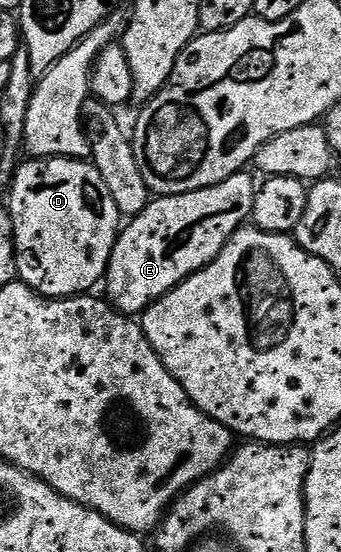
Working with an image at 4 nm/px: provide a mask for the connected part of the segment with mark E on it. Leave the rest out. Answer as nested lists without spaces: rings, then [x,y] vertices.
[[[239,172],[228,176],[215,186],[200,188],[196,192],[168,194],[155,197],[134,218],[121,227],[110,263],[106,269],[104,287],[105,297],[111,306],[120,314],[127,316],[141,315],[154,302],[159,302],[170,290],[175,290],[186,278],[191,278],[196,271],[203,270],[226,246],[227,240],[236,231],[243,229],[242,222],[254,212],[254,197],[258,195],[255,175],[250,172]]]

